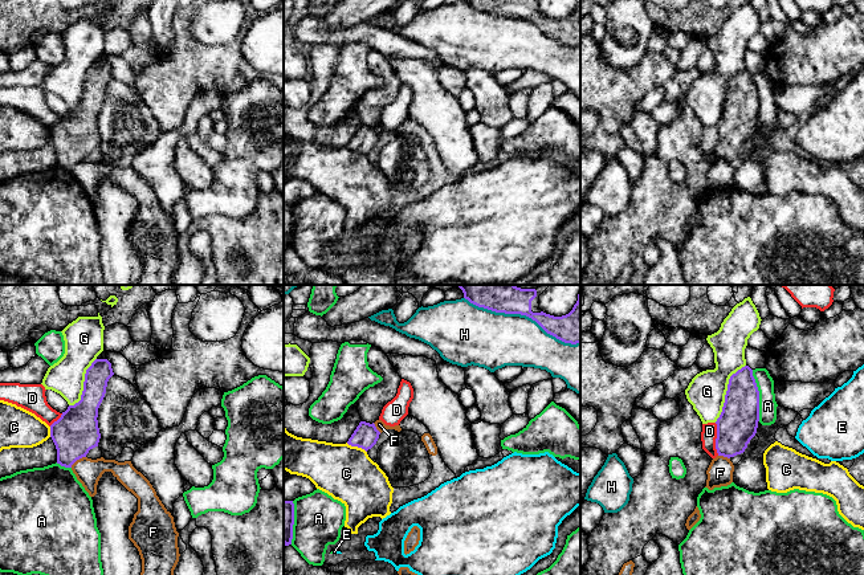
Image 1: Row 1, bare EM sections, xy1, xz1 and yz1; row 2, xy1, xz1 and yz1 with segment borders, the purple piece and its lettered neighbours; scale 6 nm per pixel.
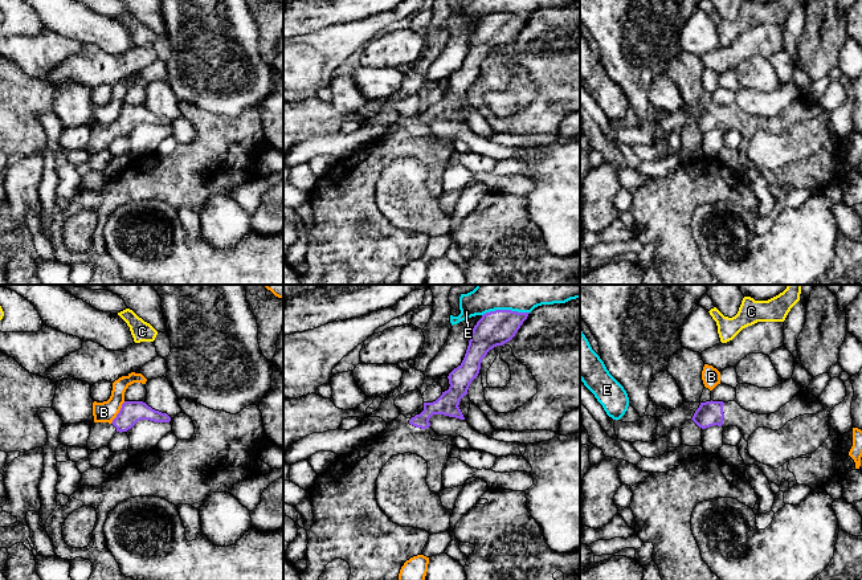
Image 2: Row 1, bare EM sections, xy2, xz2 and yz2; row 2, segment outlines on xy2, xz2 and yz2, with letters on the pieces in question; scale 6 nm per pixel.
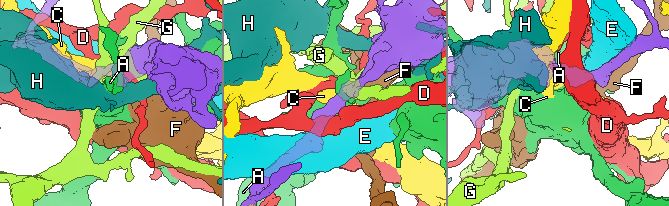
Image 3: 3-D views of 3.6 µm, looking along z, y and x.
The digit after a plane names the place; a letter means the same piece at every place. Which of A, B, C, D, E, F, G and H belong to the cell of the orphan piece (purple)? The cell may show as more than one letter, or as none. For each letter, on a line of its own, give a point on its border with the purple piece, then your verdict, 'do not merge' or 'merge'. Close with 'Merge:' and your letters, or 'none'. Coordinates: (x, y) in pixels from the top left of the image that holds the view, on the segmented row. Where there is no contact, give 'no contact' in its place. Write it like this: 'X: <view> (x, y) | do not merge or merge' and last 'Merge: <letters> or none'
A: yz1 (758, 395) | do not merge
B: xy2 (119, 412) | do not merge
C: xz1 (357, 445) | do not merge
D: yz1 (716, 439) | do not merge
E: xz2 (505, 310) | do not merge
F: xy1 (77, 459) | do not merge
G: yz1 (726, 392) | do not merge
H: xz1 (522, 314) | do not merge
Merge: none

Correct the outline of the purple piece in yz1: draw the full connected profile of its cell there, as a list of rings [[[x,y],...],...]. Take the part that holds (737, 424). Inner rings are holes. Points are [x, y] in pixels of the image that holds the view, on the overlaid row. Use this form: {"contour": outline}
{"contour": [[[749,366],[729,379],[722,412],[717,419],[716,449],[718,456],[734,457],[747,448],[759,421],[759,391]]]}

